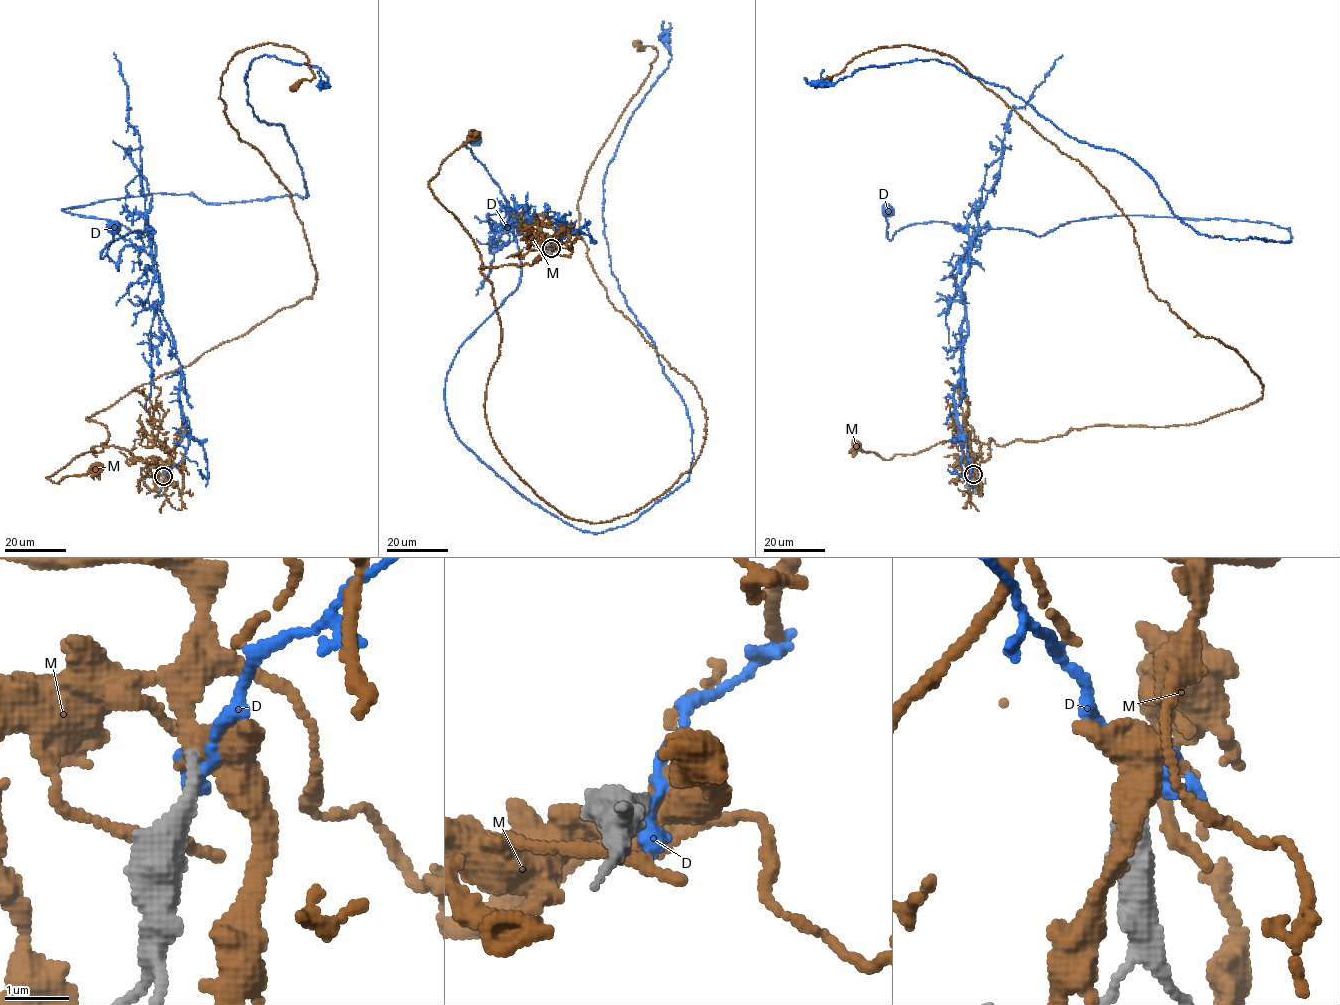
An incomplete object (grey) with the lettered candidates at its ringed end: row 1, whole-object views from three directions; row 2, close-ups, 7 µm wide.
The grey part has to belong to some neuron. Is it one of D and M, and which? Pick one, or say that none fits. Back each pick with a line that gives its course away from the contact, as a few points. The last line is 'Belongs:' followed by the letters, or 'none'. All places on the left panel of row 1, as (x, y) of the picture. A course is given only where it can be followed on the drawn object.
Belongs: none

